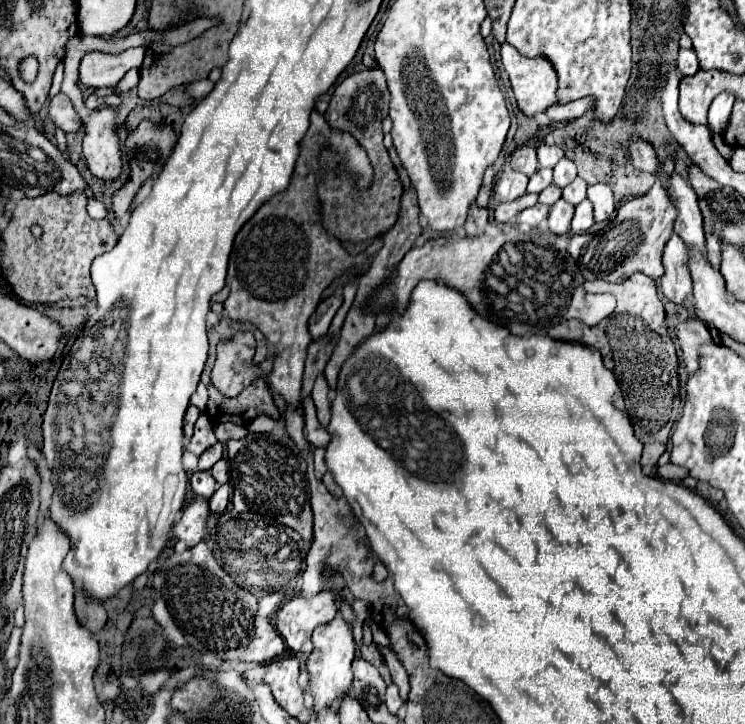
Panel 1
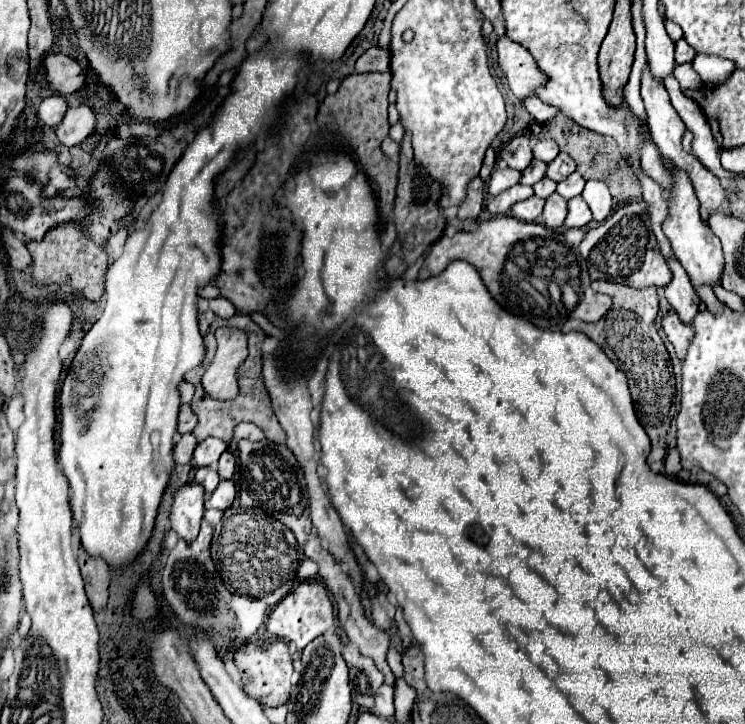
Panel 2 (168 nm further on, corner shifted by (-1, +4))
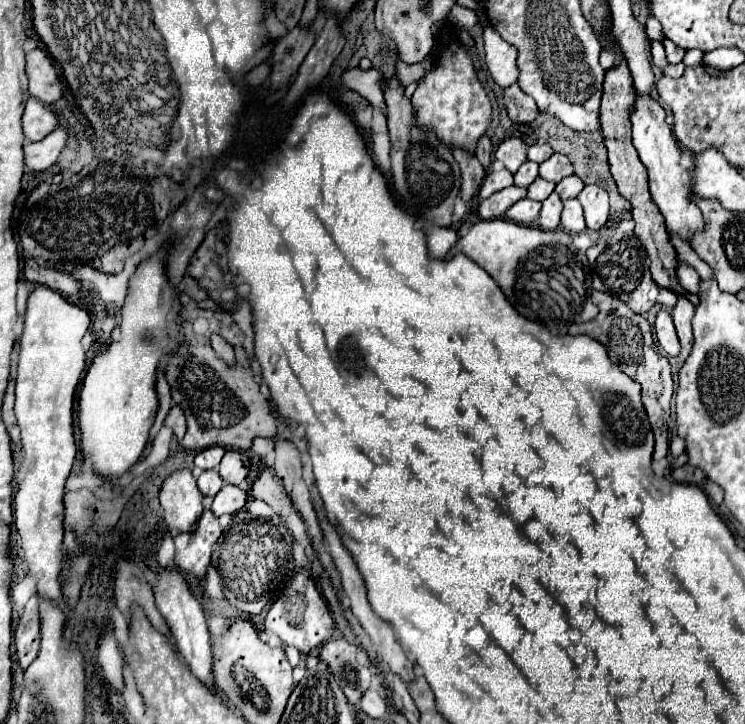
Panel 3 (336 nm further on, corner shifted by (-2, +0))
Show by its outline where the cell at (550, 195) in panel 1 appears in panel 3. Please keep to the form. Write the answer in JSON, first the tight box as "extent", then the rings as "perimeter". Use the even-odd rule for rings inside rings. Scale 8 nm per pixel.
{"extent":[528,178,554,202],"perimeter":[[[536,178],[536,182],[532,182],[530,188],[528,188],[528,198],[542,202],[542,200],[546,200],[552,192],[554,192],[554,182],[548,182],[548,180],[544,180],[544,178]]]}

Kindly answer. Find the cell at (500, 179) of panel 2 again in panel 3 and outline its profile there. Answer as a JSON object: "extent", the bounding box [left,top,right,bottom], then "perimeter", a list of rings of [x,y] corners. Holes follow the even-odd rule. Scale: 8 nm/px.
{"extent":[478,168,514,198],"perimeter":[[[502,168],[502,170],[488,170],[488,174],[484,178],[484,184],[480,186],[480,194],[478,196],[480,198],[488,198],[494,192],[500,192],[500,190],[512,186],[512,184],[514,184],[514,176],[512,176],[510,170],[506,170],[506,168]]]}

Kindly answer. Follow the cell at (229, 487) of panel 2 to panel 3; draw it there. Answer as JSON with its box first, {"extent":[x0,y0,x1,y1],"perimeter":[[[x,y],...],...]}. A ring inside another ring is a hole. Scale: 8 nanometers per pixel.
{"extent":[210,484,246,516],"perimeter":[[[226,484],[226,486],[222,486],[220,494],[214,496],[214,502],[212,502],[210,510],[216,516],[236,514],[244,504],[246,504],[246,492],[238,486],[234,486],[234,484]]]}

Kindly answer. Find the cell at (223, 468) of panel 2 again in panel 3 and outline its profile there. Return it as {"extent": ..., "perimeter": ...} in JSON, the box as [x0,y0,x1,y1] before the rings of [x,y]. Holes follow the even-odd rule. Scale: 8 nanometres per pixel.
{"extent":[218,450,250,484],"perimeter":[[[228,450],[218,468],[220,468],[220,476],[224,482],[240,484],[248,476],[248,466],[250,466],[250,462],[244,454]]]}

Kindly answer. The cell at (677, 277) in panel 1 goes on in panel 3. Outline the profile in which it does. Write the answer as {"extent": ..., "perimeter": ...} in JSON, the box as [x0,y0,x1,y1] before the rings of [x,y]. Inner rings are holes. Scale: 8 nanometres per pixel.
{"extent":[672,294,696,364],"perimeter":[[[678,294],[678,302],[672,310],[672,318],[674,318],[678,338],[682,342],[682,352],[680,352],[680,358],[678,358],[680,364],[684,362],[684,358],[688,358],[690,348],[692,348],[692,318],[694,318],[694,312],[696,312],[694,304],[686,296]]]}

